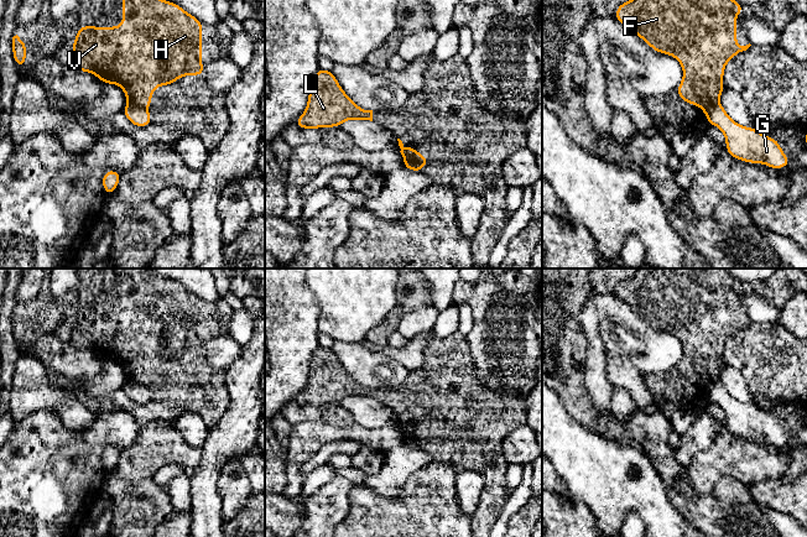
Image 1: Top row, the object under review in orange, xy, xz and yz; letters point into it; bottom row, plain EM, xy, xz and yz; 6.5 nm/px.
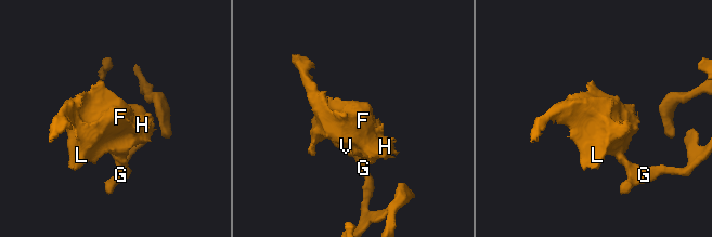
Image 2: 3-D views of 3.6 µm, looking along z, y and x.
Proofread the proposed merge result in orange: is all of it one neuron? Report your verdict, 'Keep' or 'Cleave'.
Cleave

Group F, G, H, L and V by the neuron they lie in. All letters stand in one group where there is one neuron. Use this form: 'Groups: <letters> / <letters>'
Groups: F H L V / G

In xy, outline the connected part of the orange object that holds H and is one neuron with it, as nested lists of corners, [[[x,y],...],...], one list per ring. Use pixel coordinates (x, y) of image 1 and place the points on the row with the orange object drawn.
[[[123,0],[123,24],[113,27],[78,26],[71,66],[97,75],[104,84],[118,84],[129,104],[145,109],[158,85],[171,85],[183,75],[205,75],[202,63],[203,22],[175,2],[166,0]]]

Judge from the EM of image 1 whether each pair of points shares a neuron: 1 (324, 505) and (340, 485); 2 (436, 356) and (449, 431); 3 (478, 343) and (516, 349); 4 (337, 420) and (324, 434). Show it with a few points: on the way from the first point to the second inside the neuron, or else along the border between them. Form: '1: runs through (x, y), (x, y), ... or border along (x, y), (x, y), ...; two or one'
1: runs through (329, 500), (338, 490); one
2: runs through (447, 375), (447, 410), (449, 412); one
3: runs through (488, 343), (506, 343); one
4: border along (303, 421), (322, 421), (342, 427), (355, 425); two

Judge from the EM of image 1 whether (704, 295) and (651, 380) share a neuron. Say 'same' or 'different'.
same

